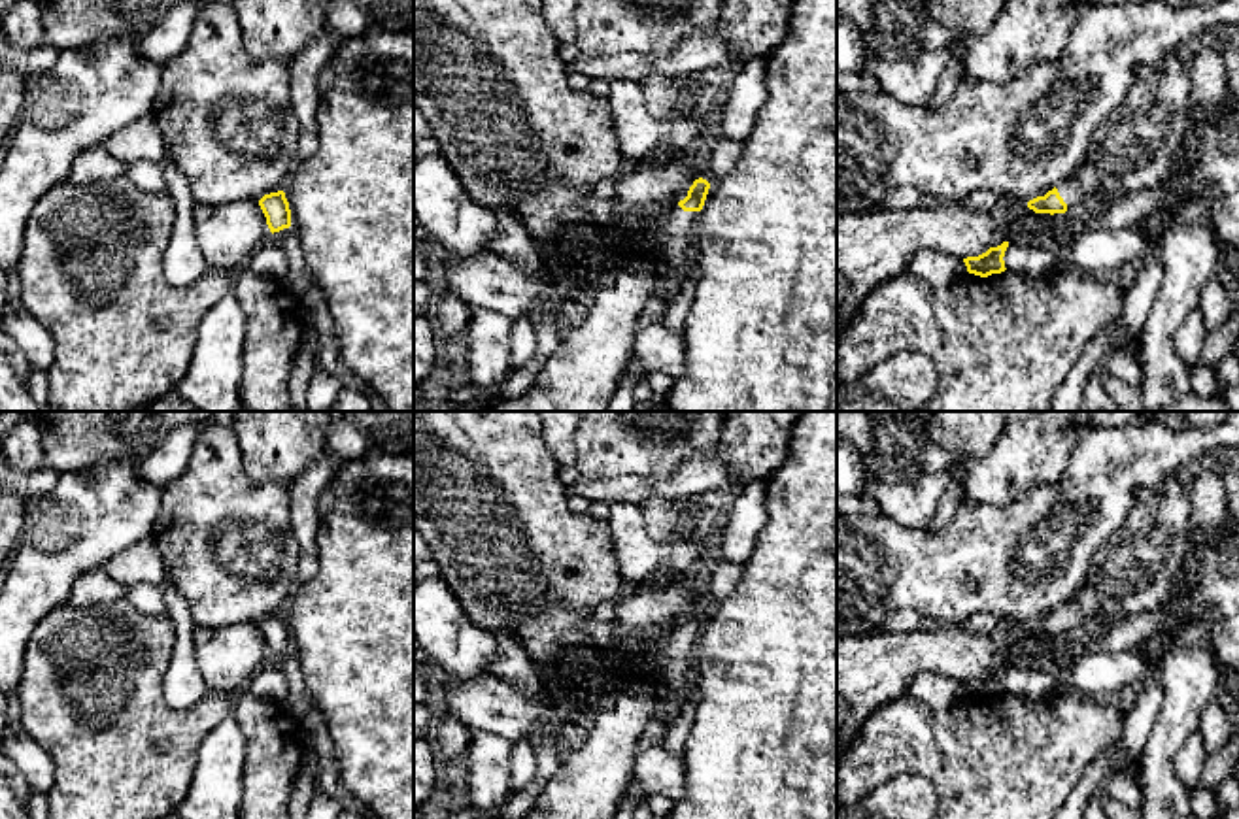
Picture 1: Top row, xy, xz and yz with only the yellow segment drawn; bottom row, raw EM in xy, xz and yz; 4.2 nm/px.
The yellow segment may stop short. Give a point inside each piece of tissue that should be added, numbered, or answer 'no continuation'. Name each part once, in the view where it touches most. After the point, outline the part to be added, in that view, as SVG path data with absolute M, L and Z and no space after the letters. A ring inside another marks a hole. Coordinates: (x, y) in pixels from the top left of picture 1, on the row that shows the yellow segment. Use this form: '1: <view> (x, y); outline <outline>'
1: yz (1132, 151); outline M1180 53L1167 55L1162 70L1139 66L1124 102L1094 132L1080 170L1056 187L1067 211L1160 189L1188 125L1190 91Z

